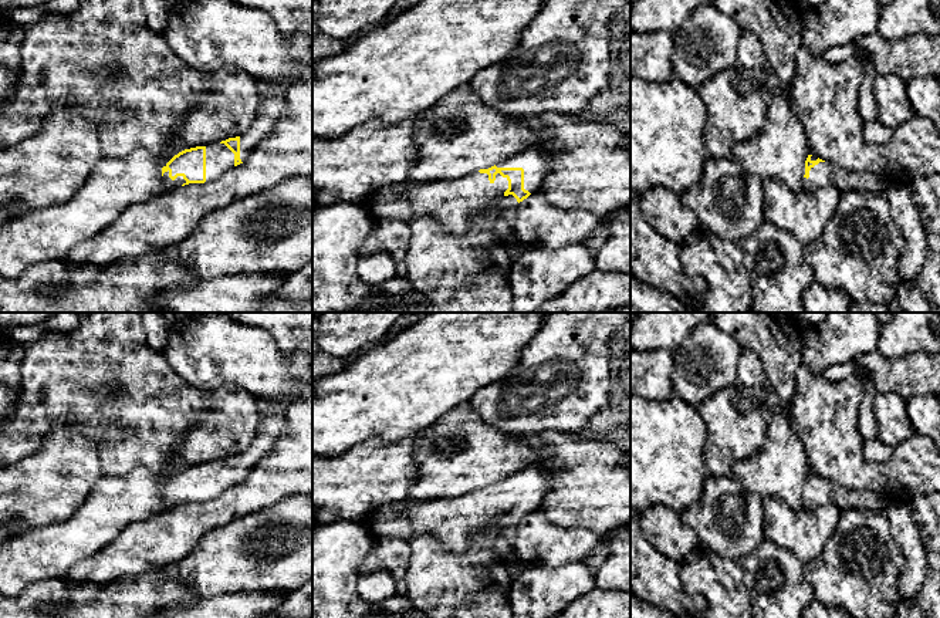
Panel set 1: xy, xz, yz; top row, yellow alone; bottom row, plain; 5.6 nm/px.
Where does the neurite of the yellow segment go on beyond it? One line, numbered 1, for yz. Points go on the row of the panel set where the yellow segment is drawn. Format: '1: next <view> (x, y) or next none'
1: next yz (822, 175)

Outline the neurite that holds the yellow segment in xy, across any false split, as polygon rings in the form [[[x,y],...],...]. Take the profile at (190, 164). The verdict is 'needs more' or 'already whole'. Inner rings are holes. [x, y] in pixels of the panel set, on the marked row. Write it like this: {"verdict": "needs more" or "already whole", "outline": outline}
{"verdict": "needs more", "outline": [[[284,95],[267,97],[261,101],[257,118],[246,134],[219,143],[185,149],[175,155],[162,168],[165,190],[217,180],[226,170],[243,163],[274,129],[285,108]]]}

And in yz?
{"verdict": "needs more", "outline": [[[808,155],[804,169],[804,190],[814,192],[816,189],[834,186],[835,166],[814,155]]]}

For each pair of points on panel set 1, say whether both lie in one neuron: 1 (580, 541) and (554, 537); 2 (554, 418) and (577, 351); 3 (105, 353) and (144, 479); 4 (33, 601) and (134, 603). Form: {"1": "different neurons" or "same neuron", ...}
{"1": "same neuron", "2": "same neuron", "3": "different neurons", "4": "same neuron"}

